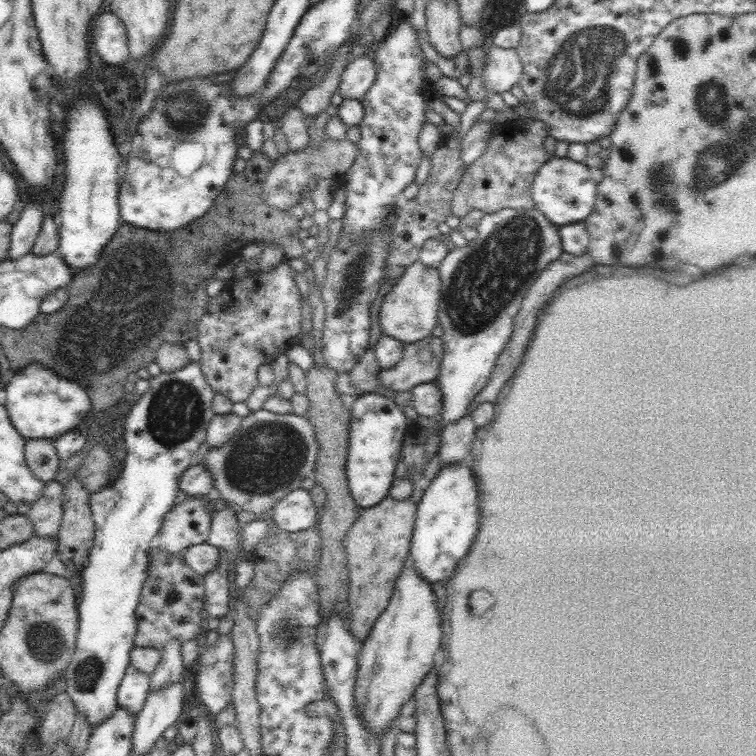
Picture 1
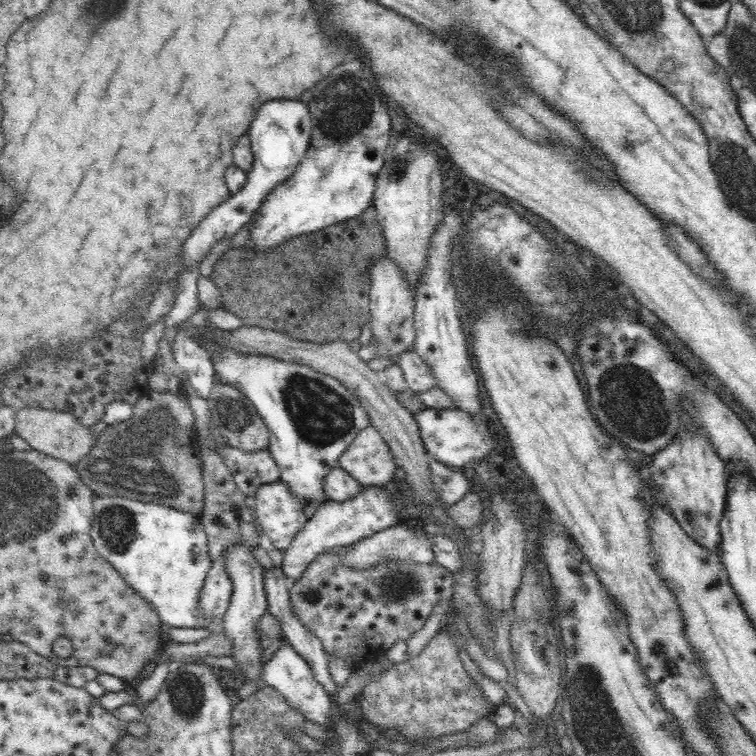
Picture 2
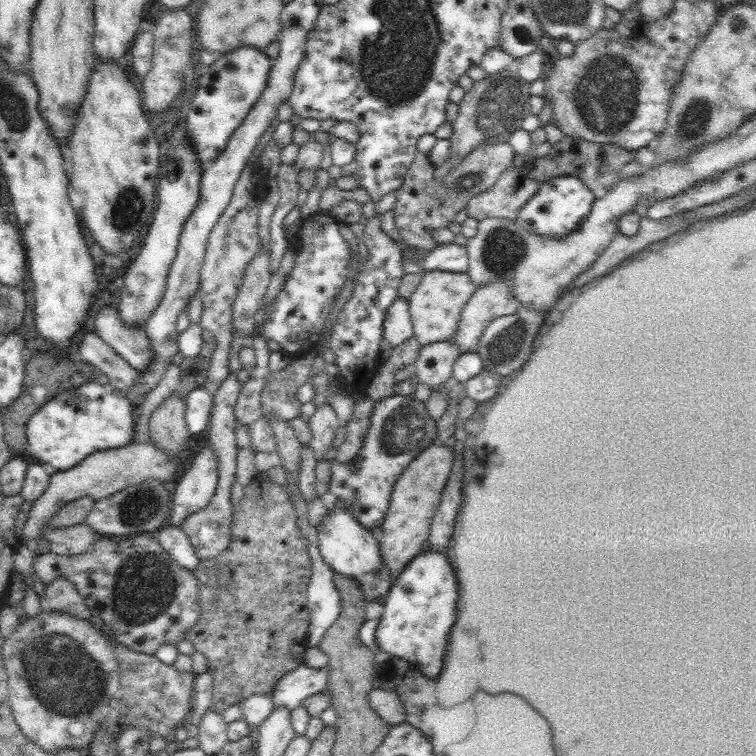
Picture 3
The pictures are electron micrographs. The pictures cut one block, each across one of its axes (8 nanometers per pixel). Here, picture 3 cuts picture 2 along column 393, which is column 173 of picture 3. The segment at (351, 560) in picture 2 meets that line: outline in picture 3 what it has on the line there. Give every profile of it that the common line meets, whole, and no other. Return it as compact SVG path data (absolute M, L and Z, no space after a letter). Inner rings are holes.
M165 525L158 531L160 546L180 564L180 566L193 571L198 564L200 564L202 559L192 546L188 535L186 535L180 527Z

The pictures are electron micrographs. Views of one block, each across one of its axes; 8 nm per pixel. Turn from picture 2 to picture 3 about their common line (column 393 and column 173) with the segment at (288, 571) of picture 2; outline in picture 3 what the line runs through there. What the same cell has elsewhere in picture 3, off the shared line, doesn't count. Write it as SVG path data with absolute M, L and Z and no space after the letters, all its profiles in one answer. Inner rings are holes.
M210 444L201 447L172 494L172 515L168 518L167 525L180 527L186 516L208 505L214 496L218 480L216 452L210 448Z

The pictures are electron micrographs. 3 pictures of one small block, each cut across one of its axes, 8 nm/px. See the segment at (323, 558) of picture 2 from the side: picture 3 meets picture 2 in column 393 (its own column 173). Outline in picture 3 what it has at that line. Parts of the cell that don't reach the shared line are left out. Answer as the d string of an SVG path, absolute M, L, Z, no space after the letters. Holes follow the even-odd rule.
M151 533L102 536L102 539L92 543L90 550L80 554L40 554L33 560L33 568L46 585L53 577L68 577L90 607L93 616L99 616L112 630L116 642L139 653L154 655L160 646L180 642L199 618L200 591L197 578L193 571L180 566L159 542L155 542Z

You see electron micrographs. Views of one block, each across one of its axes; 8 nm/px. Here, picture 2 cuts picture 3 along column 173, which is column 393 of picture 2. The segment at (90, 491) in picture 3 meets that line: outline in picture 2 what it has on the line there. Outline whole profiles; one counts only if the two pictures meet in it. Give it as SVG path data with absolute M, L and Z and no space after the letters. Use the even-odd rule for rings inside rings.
M370 424L340 456L339 466L363 488L382 487L393 480L397 464L381 434Z

